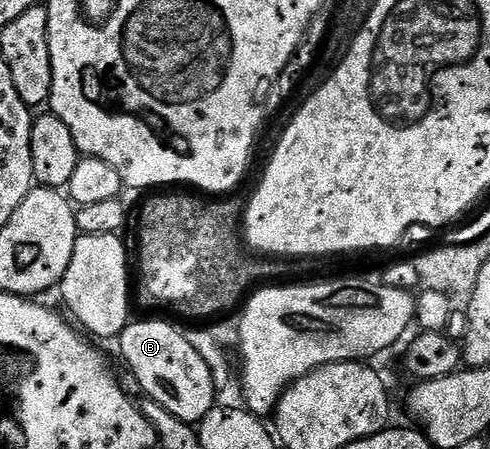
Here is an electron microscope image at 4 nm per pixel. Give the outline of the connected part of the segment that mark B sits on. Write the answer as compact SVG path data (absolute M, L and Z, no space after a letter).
M163 319L128 322L126 329L117 337L118 343L128 369L135 374L140 389L147 394L146 398L161 404L166 411L173 413L173 417L198 425L217 406L217 388L209 365L201 361L197 349L189 345L186 334L182 330L179 332L173 324Z

